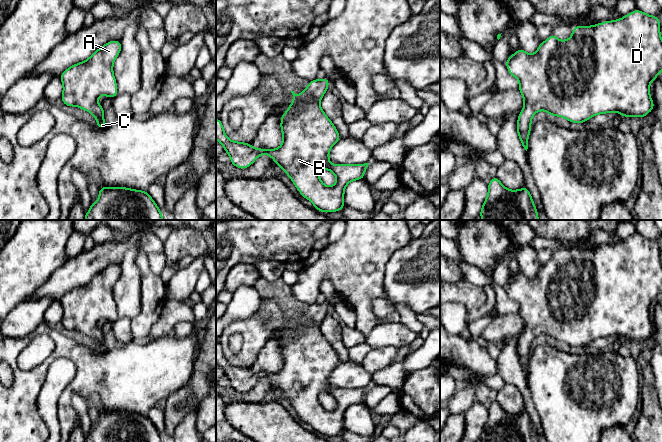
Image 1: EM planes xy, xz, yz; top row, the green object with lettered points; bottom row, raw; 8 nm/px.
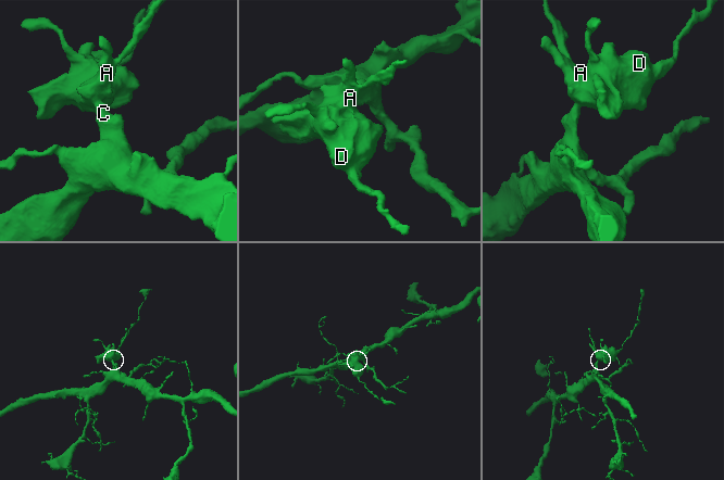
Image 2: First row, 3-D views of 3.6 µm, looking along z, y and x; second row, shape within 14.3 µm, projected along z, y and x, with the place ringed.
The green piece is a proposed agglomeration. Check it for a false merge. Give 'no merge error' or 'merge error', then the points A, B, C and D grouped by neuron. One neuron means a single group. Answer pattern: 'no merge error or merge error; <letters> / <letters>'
no merge error; A B C D

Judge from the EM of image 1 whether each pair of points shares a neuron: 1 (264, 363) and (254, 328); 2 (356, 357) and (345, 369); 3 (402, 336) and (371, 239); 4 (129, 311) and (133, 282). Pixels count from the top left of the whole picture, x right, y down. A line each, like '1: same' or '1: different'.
1: different
2: different
3: different
4: same

